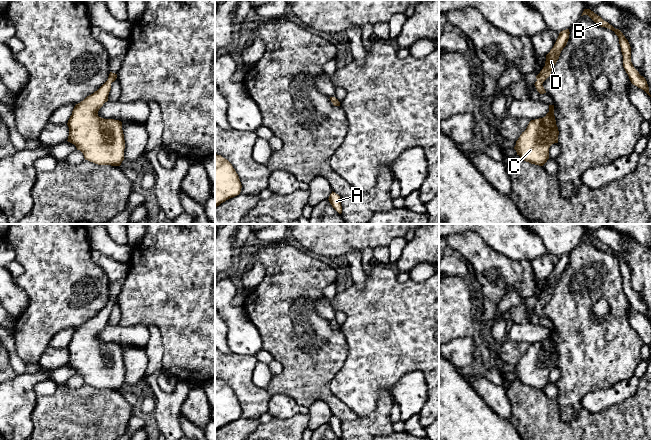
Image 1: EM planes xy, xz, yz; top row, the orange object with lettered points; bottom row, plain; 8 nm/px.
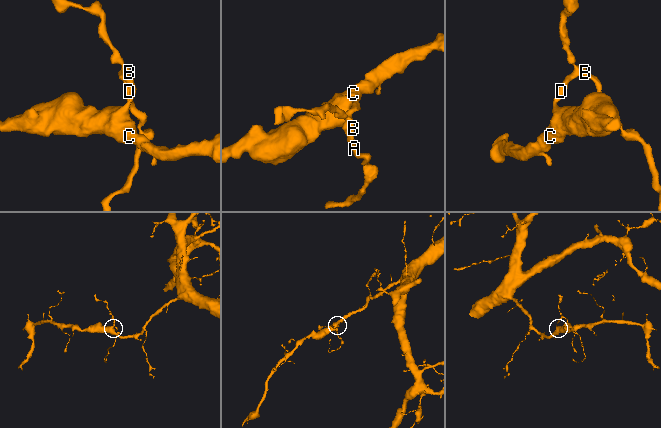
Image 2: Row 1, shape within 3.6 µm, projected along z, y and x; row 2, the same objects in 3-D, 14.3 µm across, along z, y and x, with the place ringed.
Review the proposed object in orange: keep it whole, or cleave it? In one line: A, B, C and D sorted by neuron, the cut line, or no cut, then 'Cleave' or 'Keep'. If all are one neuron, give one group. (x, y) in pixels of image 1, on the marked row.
Groups: A B C D. No split. Keep

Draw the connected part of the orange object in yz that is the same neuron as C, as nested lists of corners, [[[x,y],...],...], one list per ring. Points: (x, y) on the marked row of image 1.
[[[549,105],[545,117],[531,120],[516,141],[514,149],[526,162],[543,166],[549,159],[549,148],[558,143],[558,127],[554,116],[554,105]]]

